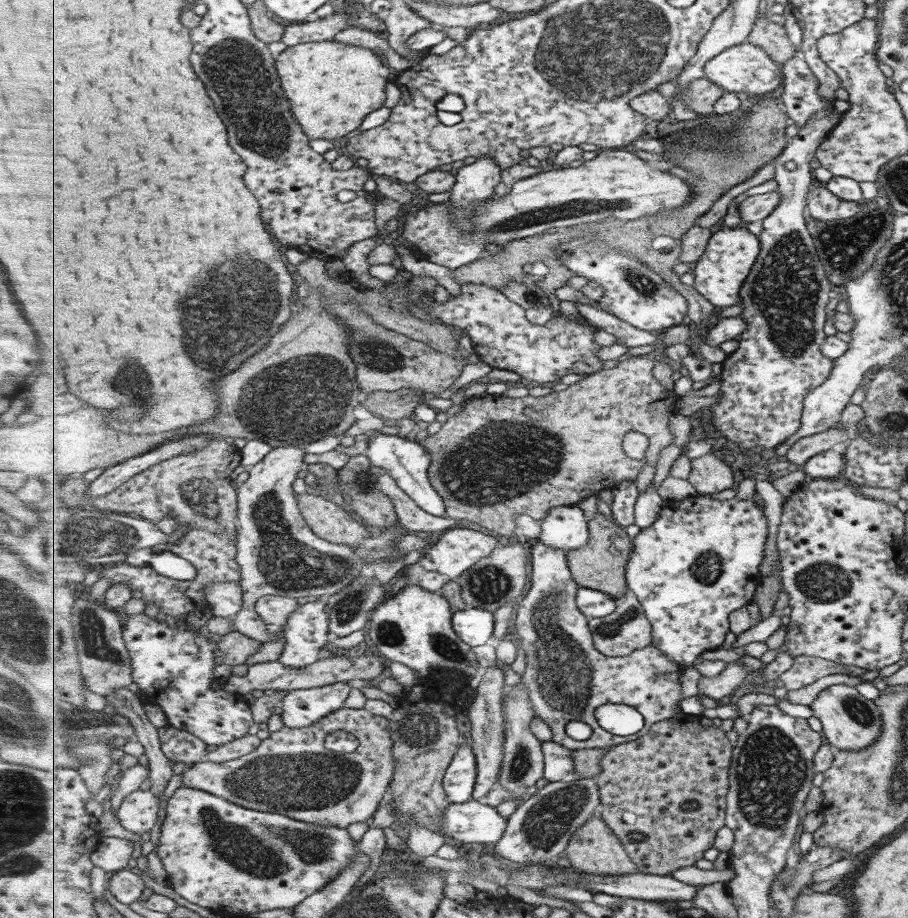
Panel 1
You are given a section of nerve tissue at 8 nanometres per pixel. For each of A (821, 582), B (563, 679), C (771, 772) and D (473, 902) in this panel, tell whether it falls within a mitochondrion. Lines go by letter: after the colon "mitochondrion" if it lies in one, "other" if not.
A: mitochondrion
B: mitochondrion
C: mitochondrion
D: other

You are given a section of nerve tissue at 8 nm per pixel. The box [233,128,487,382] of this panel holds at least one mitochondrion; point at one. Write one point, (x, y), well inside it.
(376, 350)

